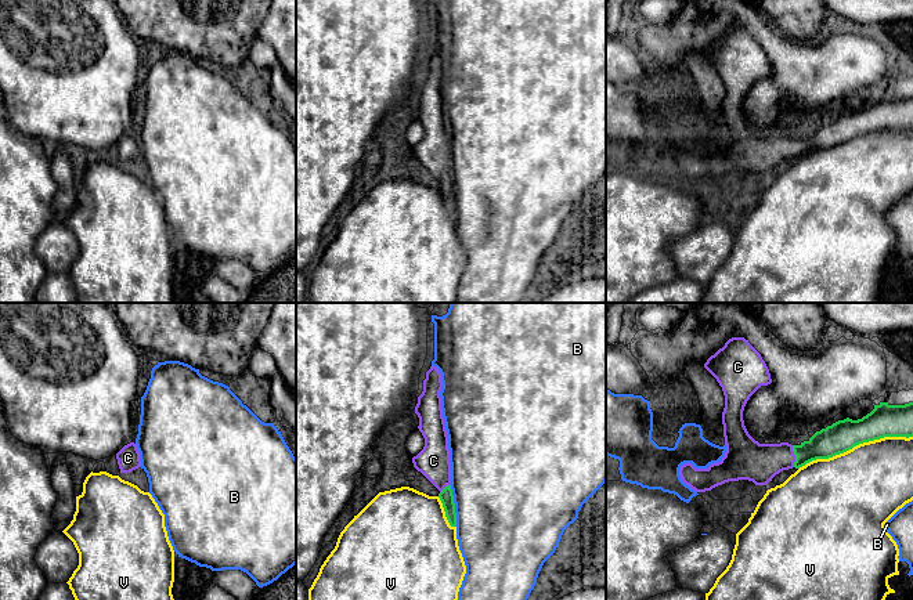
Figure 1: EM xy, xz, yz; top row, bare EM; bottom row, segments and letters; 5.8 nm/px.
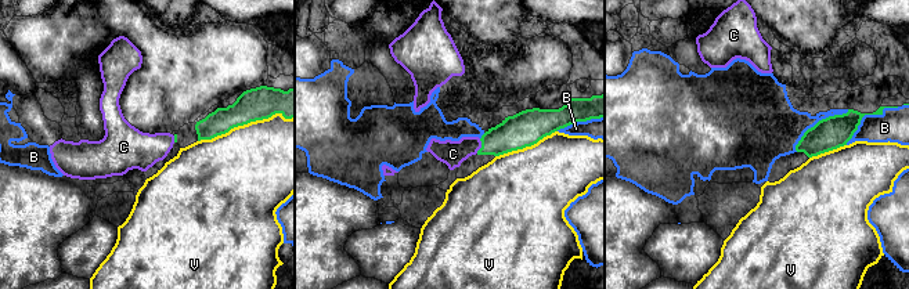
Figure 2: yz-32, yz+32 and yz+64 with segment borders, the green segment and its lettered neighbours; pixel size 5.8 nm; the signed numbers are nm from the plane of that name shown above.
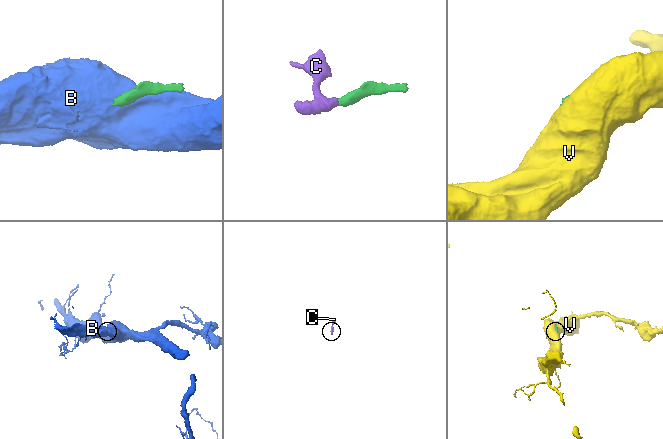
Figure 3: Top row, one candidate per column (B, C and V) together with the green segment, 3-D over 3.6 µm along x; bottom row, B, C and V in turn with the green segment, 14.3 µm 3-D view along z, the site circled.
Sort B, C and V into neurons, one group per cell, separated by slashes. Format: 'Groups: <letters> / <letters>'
Groups: B / C / V

